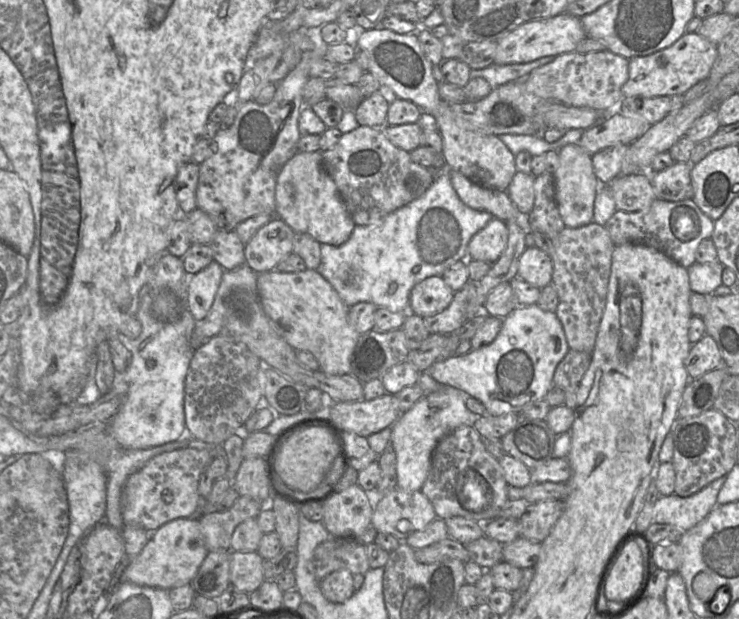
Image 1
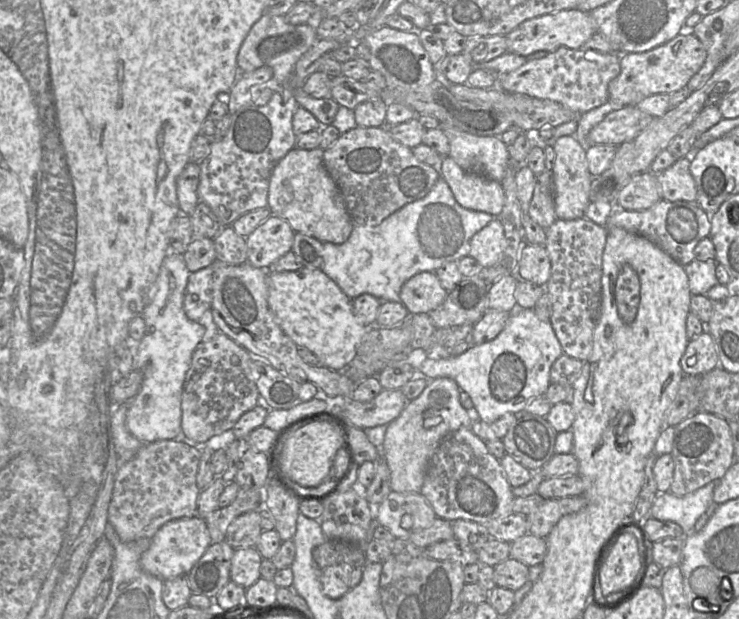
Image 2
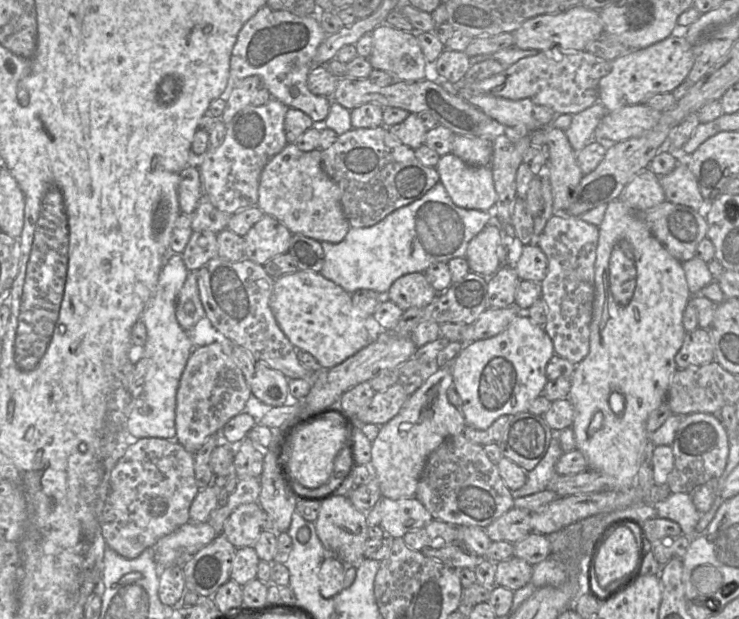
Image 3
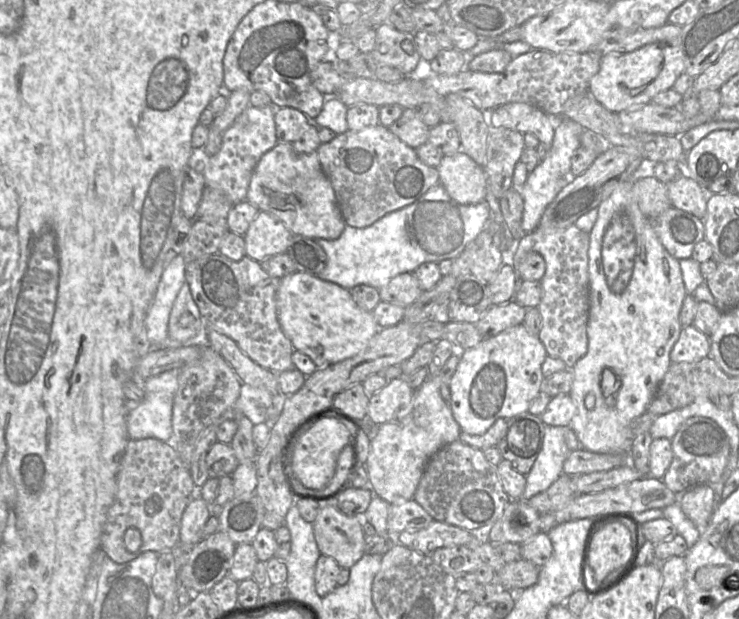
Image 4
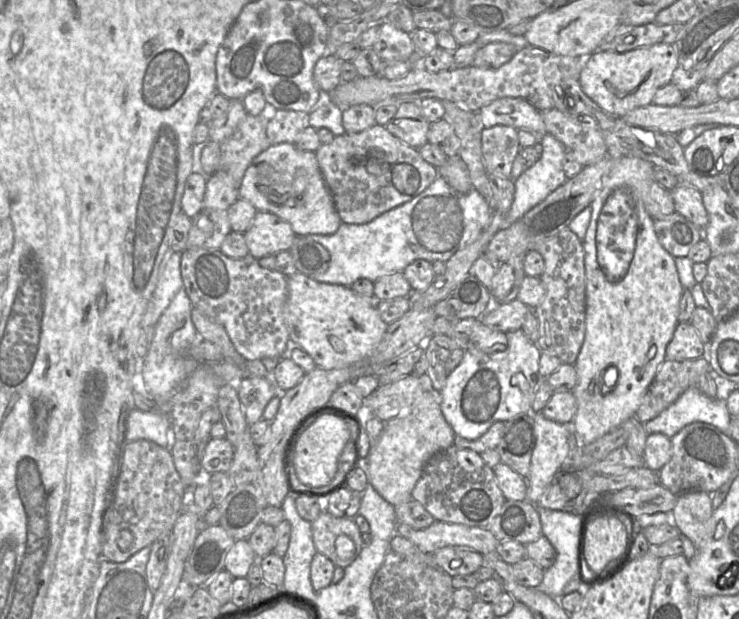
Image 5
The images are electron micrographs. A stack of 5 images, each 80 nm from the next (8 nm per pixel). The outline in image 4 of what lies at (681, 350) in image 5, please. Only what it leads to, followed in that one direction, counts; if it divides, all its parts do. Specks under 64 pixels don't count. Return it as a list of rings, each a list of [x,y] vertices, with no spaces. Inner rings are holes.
[[[694,326],[684,327],[670,353],[672,363],[697,362],[709,357],[710,338]]]

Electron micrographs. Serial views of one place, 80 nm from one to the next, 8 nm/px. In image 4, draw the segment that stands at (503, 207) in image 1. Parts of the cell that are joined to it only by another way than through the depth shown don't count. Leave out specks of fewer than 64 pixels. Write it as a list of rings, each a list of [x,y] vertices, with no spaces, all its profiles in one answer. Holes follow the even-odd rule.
[[[464,152],[443,155],[437,170],[439,183],[456,202],[469,205],[485,201],[488,191],[486,173]]]

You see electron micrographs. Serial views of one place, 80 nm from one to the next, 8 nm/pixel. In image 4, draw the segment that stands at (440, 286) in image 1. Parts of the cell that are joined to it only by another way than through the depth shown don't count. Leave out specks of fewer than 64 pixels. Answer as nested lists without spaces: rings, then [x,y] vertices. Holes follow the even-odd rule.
[[[413,272],[401,273],[379,290],[381,301],[408,307],[423,293]]]

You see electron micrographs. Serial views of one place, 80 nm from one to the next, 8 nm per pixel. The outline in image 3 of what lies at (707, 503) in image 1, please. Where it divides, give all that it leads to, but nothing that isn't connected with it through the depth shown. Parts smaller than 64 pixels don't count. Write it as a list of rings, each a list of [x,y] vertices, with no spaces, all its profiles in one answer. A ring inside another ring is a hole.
[[[672,493],[657,503],[655,509],[659,518],[678,523],[683,535],[691,538],[696,535],[696,526],[703,514],[693,504],[691,493]]]

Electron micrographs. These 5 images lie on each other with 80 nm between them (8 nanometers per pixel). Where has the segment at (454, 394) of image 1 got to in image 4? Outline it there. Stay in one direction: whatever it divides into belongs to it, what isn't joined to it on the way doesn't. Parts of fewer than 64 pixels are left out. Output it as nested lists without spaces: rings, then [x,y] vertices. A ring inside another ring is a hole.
[[[456,351],[437,376],[429,378],[415,391],[411,403],[394,420],[379,425],[370,442],[365,462],[369,487],[389,504],[413,499],[428,459],[442,447],[459,439],[461,428],[453,417],[449,403],[440,394],[442,384],[450,384],[460,361]]]

